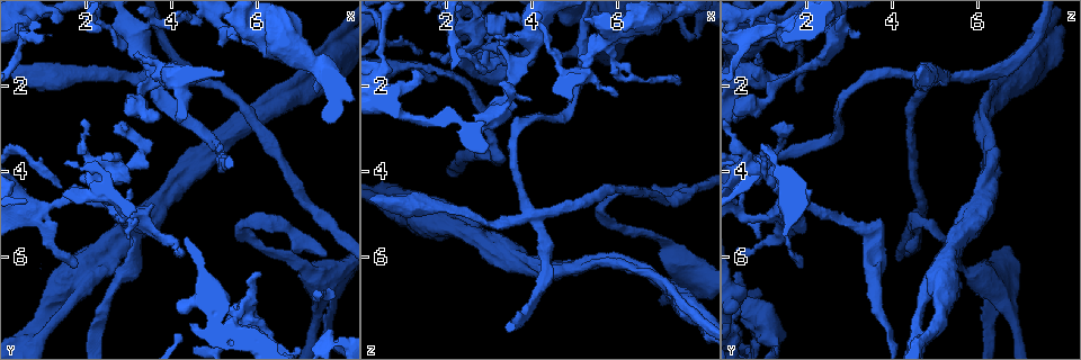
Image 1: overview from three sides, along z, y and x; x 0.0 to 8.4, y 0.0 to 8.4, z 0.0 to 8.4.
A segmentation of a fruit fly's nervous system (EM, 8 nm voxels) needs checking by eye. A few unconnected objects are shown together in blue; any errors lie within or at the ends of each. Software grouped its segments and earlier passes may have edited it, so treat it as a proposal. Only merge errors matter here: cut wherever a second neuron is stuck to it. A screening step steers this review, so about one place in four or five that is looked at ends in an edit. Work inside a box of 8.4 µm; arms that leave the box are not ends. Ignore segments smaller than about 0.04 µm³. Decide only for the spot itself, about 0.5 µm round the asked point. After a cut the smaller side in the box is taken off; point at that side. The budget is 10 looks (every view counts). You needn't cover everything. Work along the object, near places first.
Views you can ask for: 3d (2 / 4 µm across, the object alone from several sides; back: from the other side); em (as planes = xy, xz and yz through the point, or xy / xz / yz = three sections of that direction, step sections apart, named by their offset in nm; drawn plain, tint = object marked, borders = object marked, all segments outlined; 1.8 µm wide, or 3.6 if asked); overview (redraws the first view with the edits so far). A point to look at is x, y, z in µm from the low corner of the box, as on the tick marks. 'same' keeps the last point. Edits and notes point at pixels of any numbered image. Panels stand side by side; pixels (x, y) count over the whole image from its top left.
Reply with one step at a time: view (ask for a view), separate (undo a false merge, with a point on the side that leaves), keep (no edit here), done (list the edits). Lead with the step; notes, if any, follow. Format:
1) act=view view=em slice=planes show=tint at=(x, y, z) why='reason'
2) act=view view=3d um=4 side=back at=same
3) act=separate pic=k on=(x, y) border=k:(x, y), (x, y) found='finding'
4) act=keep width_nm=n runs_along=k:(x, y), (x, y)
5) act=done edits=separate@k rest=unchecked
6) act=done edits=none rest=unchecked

act=view view=em um=3.6 slice=planes show=tint at=(1.90, 6.75, 4.95) why='two arms at a narrow angle'

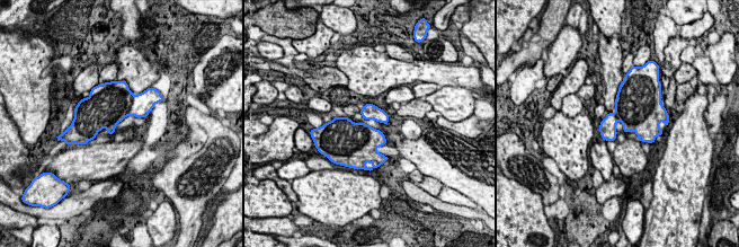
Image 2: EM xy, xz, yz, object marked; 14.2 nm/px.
act=keep found='one neuron here'

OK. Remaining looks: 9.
act=view view=em slice=planes show=tint at=(2.65, 3.90, 0.75) why='calibre changes'

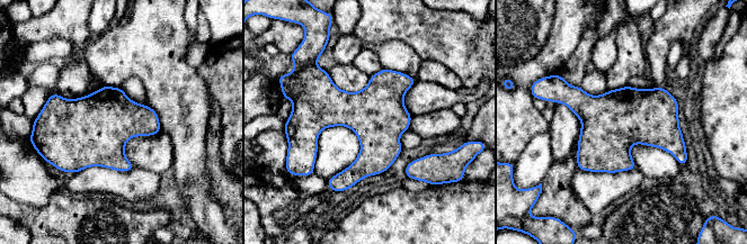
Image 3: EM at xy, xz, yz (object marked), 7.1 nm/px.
act=separate pic=3 on=(291, 87) border=3:(301, 83), (302, 89), (295, 95) found='two neurons meet here'

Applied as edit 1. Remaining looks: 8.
act=view view=overview

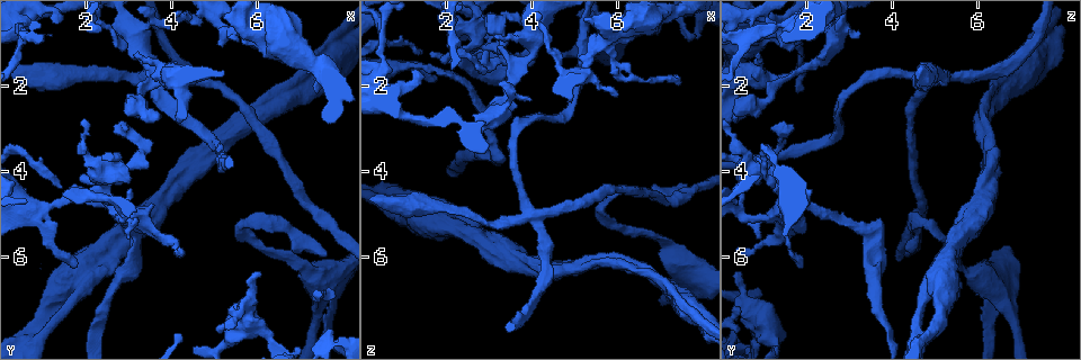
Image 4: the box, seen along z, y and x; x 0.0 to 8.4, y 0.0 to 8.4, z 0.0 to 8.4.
act=view view=em slice=planes show=tint at=(1.55, 1.80, 4.80) why='sudden change in width'

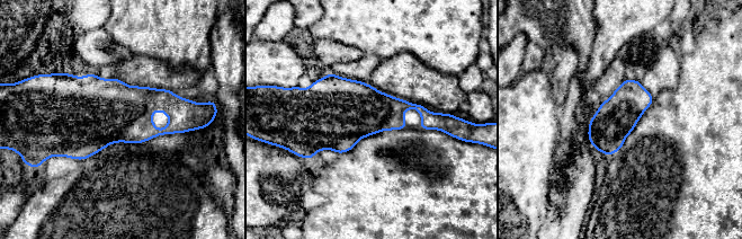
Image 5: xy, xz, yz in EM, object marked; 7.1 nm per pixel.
act=keep width_nm=300 found='all the same neuron'

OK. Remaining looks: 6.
act=view view=em um=3.6 slice=planes show=tint at=(5.95, 0.75, 0.70) why='thin arm on a thick one'

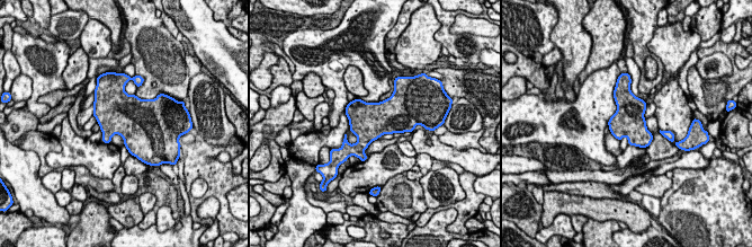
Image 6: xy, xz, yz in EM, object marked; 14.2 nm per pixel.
act=keep width_nm=460 found='all the same neuron'

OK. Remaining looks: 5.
act=done edits=separate@3 rest=unchecked

